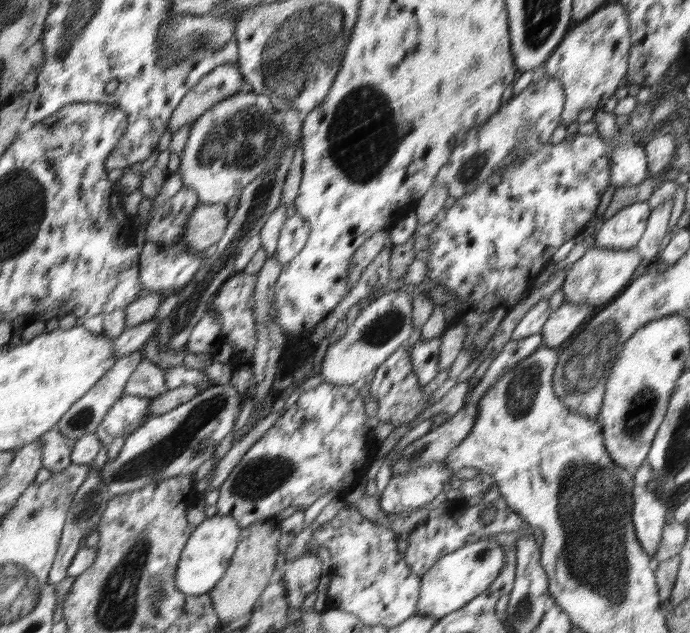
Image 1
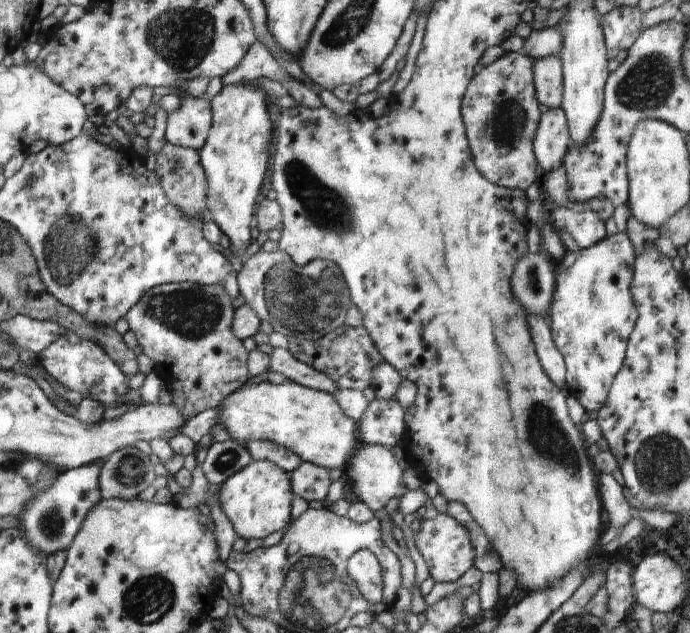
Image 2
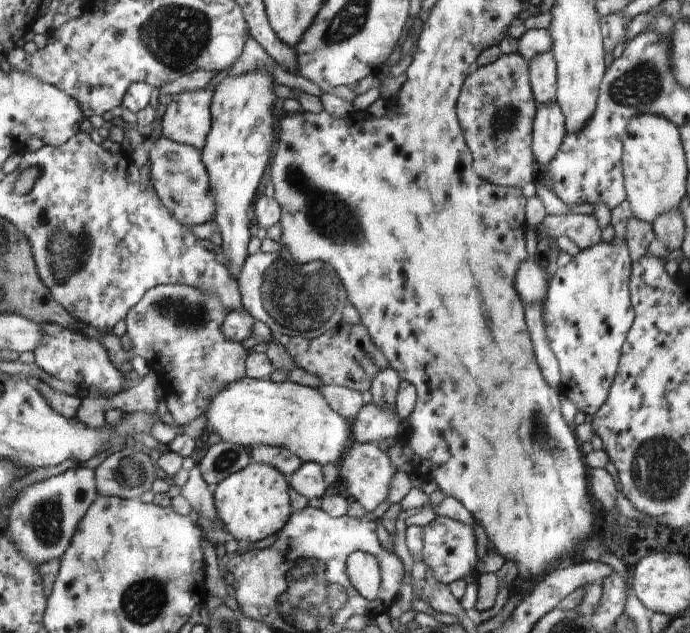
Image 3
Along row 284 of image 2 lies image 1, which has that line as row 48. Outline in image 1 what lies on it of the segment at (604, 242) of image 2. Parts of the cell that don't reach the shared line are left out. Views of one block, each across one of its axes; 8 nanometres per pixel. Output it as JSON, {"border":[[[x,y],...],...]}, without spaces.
{"border":[[[607,2],[581,24],[570,29],[556,45],[556,50],[542,64],[546,75],[561,80],[565,103],[560,125],[577,123],[577,115],[586,108],[600,109],[616,93],[628,72],[631,30],[627,12],[620,2]]]}

